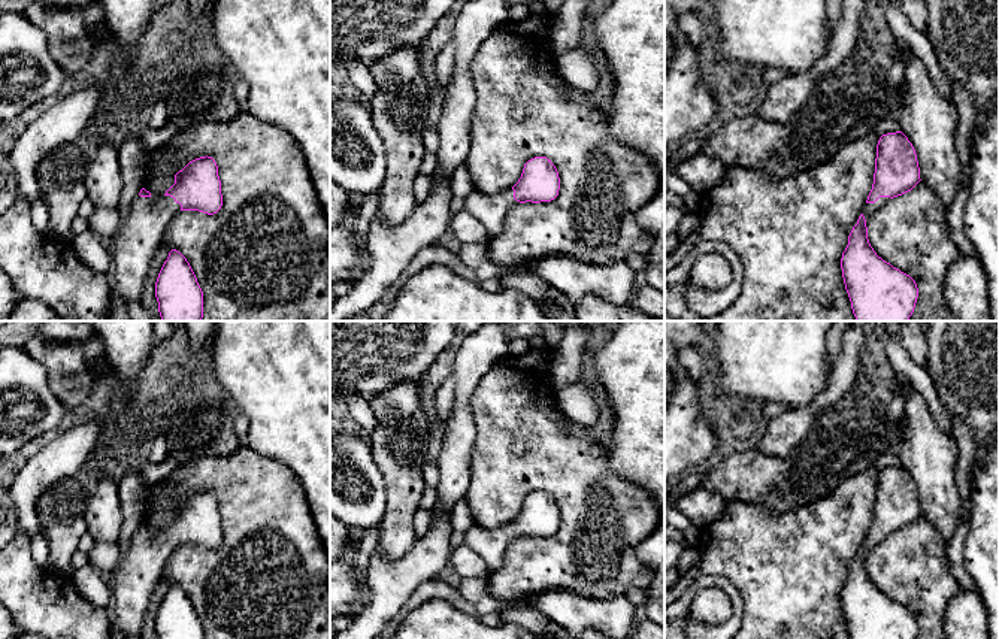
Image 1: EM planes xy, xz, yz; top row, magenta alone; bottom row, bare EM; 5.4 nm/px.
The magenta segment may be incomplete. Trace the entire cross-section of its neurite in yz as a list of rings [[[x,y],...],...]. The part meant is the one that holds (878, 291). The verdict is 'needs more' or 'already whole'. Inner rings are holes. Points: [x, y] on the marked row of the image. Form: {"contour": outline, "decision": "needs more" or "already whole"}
{"contour": [[[902,131],[883,134],[877,145],[872,190],[841,258],[857,321],[908,321],[914,312],[918,297],[915,281],[877,255],[868,239],[866,221],[920,181],[917,154],[908,137]]], "decision": "needs more"}

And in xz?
{"contour": [[[535,157],[524,164],[518,182],[502,193],[485,194],[473,191],[464,199],[464,209],[473,215],[490,237],[497,236],[517,203],[551,202],[558,196],[560,178],[555,166],[547,157]]], "decision": "needs more"}

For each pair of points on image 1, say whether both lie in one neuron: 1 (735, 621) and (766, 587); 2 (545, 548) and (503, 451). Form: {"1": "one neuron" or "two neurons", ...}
{"1": "two neurons", "2": "one neuron"}

